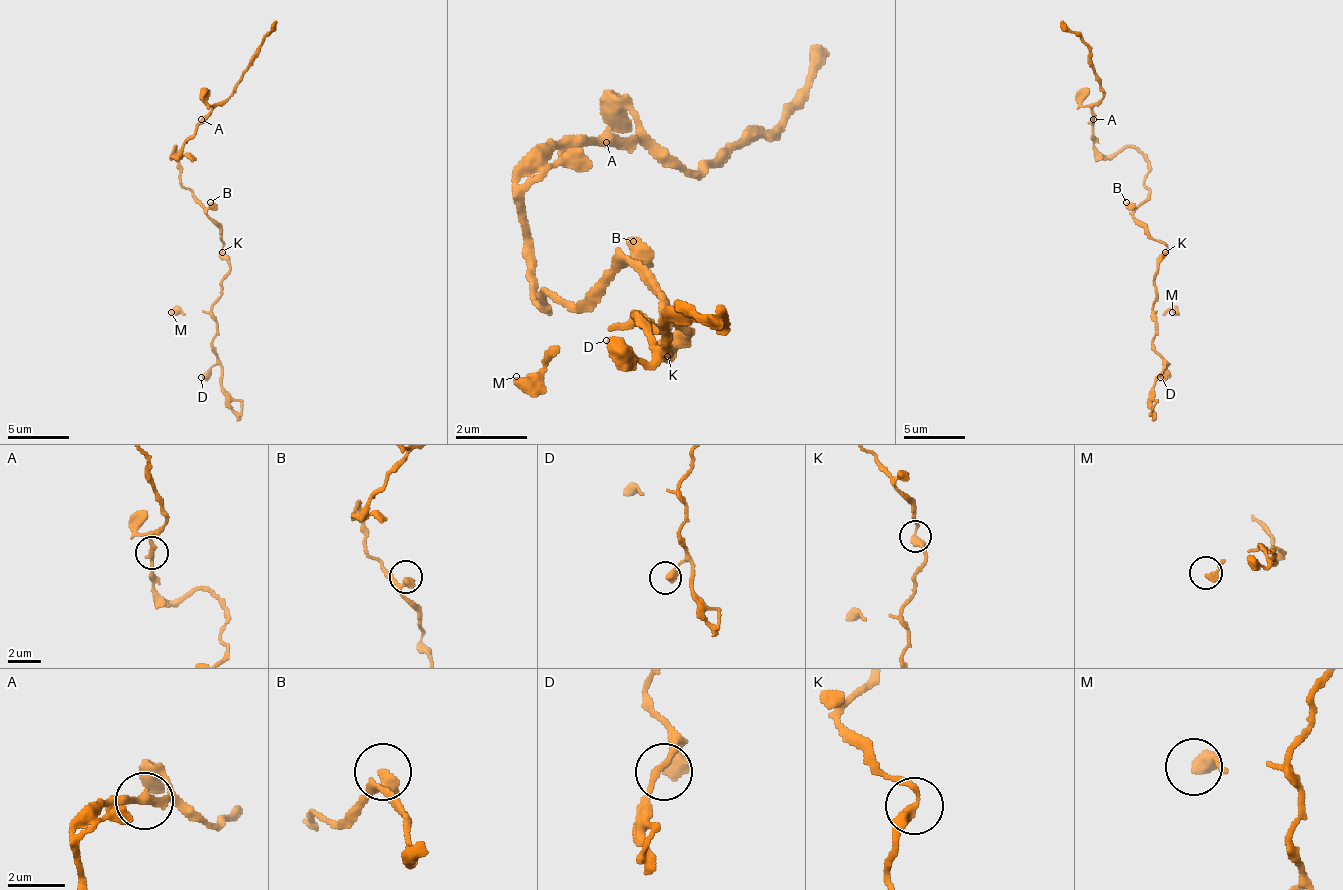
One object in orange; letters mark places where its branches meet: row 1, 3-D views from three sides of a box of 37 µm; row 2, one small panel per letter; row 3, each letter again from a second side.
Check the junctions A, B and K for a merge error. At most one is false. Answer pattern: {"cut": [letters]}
{"cut": []}

